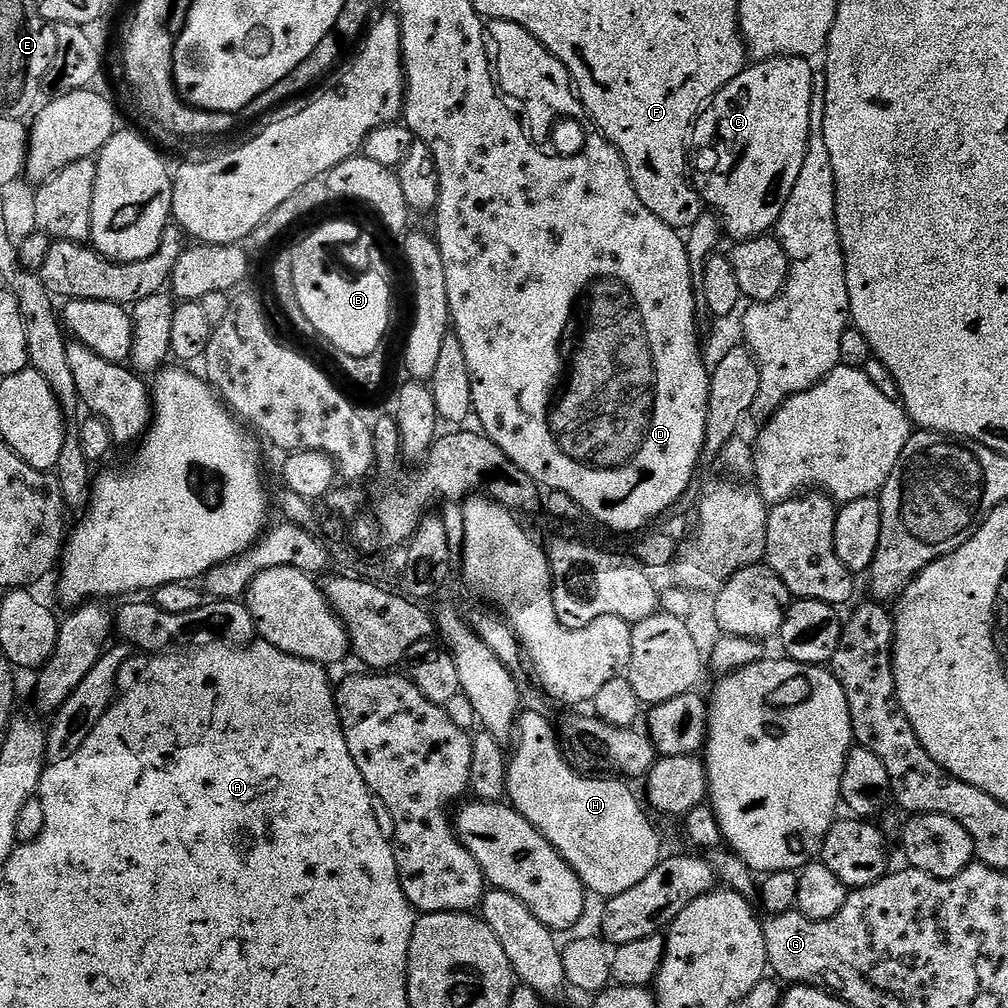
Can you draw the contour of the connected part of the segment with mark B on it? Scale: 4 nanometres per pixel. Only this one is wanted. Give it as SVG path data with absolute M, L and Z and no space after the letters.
M332 220L329 224L324 224L321 228L316 228L296 249L290 252L292 258L292 273L294 274L294 294L298 294L298 306L302 306L302 314L306 314L306 318L310 318L310 326L314 326L316 336L319 339L329 340L334 347L337 348L337 353L345 356L369 356L374 354L374 350L378 350L384 343L384 335L388 332L388 319L392 316L392 298L394 298L394 288L384 288L384 280L380 280L380 276L364 276L364 280L348 280L348 276L340 276L340 272L336 272L336 268L332 268L332 263L326 259L328 257L327 248L332 244L340 244L340 240L348 240L354 234L357 225L348 220Z

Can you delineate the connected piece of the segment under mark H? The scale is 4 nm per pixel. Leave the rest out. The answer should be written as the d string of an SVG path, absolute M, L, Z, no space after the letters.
M528 710L521 711L520 718L516 721L516 731L514 733L514 745L515 744L516 753L514 751L511 753L508 762L507 799L510 801L511 807L515 808L517 812L521 812L526 818L526 822L530 822L530 826L534 826L538 829L546 838L546 842L550 842L550 846L554 846L554 850L558 850L560 857L571 866L574 870L574 874L578 874L578 878L591 895L611 898L618 894L626 894L626 890L638 886L638 882L642 882L646 878L646 874L650 874L655 870L656 865L659 864L662 859L662 853L660 853L660 836L656 833L655 826L648 821L649 813L646 811L641 797L639 800L626 785L619 784L616 780L591 780L588 776L579 776L579 774L571 768L573 765L570 763L569 757L565 753L561 741L558 739L558 732L554 727L554 724L552 728L551 722L540 712L528 712Z

